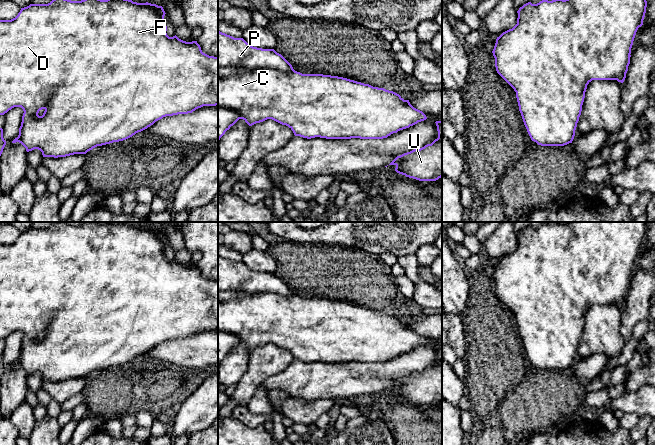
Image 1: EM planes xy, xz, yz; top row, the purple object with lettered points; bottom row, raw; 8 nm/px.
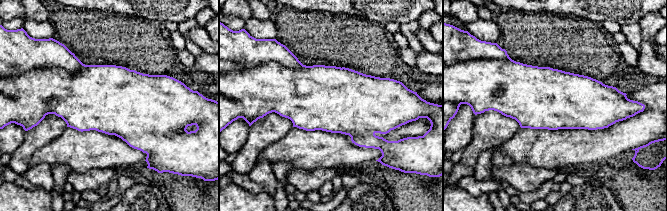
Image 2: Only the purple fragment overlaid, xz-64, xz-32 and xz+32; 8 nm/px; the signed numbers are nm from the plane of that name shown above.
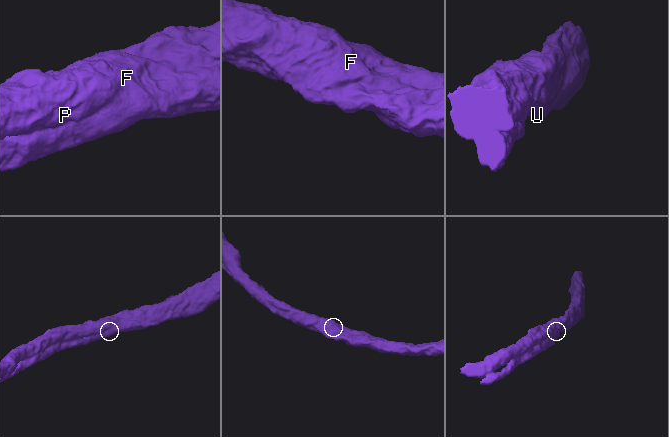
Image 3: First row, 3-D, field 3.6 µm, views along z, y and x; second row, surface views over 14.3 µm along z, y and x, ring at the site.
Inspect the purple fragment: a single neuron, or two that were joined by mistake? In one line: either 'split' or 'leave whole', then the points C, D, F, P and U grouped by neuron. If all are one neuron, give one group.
leave whole | C D F P U

